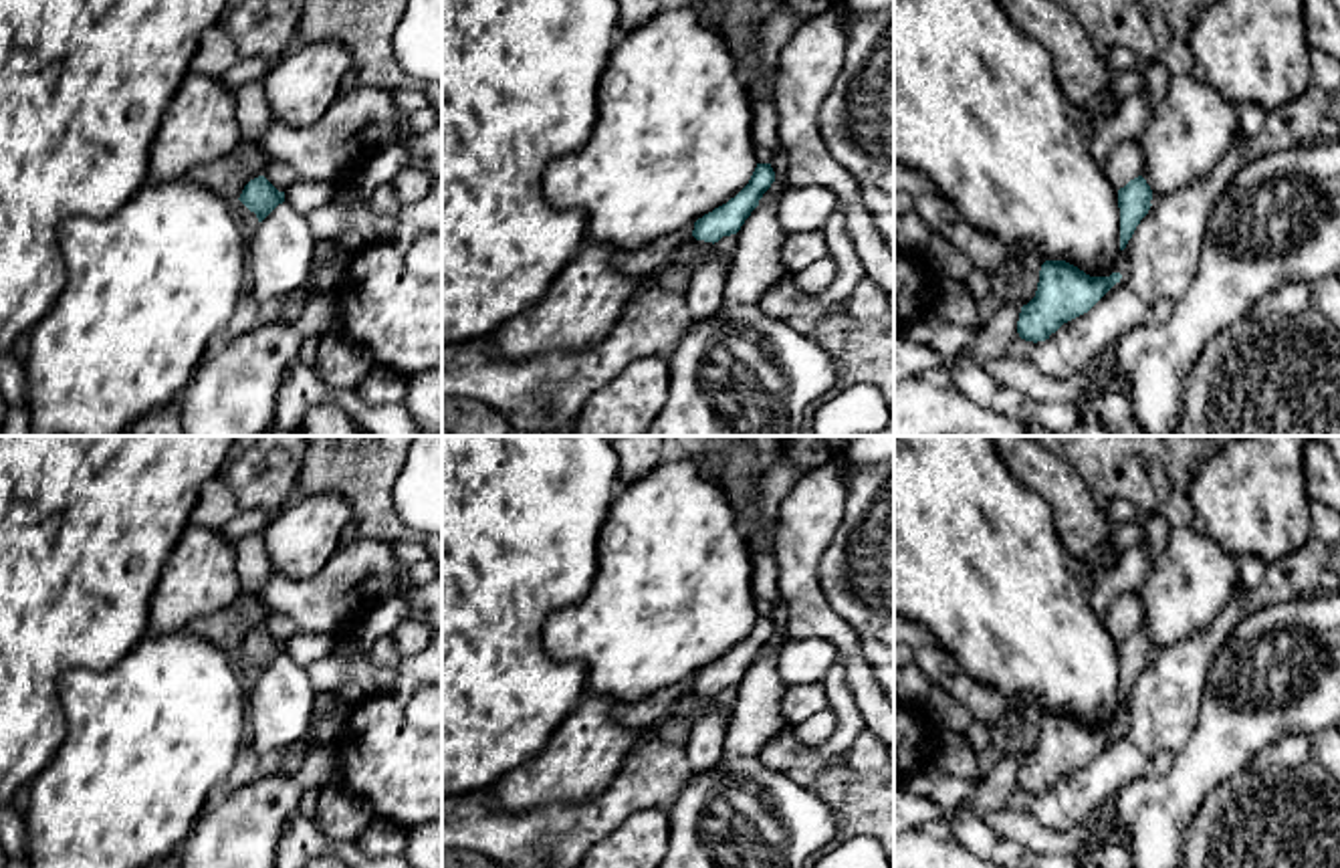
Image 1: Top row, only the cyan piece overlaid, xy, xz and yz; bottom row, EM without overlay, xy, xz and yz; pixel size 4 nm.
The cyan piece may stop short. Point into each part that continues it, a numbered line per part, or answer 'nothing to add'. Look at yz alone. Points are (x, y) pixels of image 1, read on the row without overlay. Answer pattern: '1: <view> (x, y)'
1: yz (1193, 578)

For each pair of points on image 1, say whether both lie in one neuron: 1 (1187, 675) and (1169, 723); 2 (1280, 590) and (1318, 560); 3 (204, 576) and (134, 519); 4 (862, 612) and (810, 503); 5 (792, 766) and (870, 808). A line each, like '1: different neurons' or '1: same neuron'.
1: same neuron
2: same neuron
3: different neurons
4: different neurons
5: same neuron

